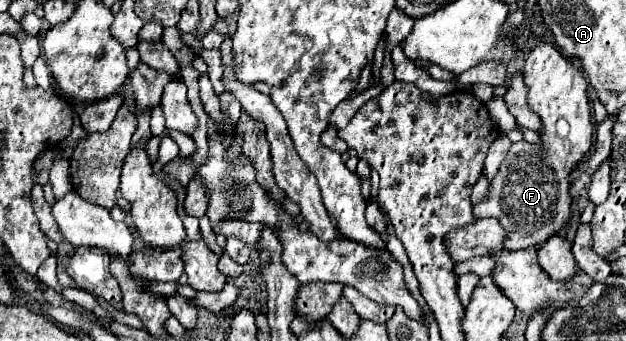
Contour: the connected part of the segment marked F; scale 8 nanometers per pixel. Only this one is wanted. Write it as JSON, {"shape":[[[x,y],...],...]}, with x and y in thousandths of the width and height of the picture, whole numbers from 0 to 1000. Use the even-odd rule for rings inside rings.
{"shape":[[[861,123],[839,176],[842,305],[861,340],[861,428],[816,422],[807,475],[781,534],[778,575],[759,604],[759,639],[794,639],[813,680],[807,692],[810,733],[835,733],[871,716],[880,692],[893,692],[912,651],[909,516],[915,493],[941,452],[947,422],[947,358],[938,293],[938,229],[925,182],[903,170],[890,135]]]}

